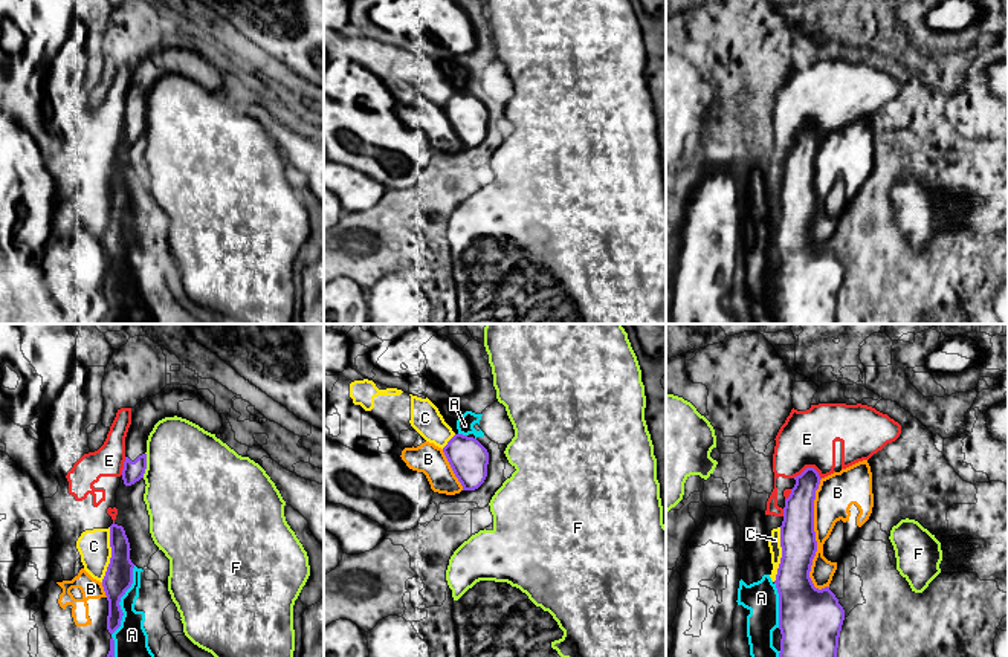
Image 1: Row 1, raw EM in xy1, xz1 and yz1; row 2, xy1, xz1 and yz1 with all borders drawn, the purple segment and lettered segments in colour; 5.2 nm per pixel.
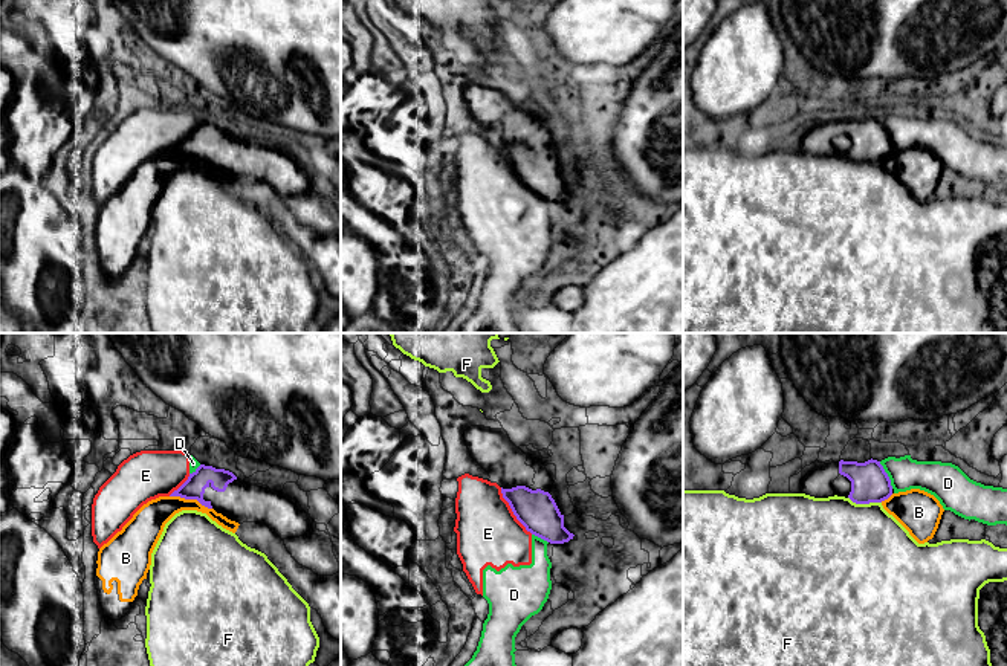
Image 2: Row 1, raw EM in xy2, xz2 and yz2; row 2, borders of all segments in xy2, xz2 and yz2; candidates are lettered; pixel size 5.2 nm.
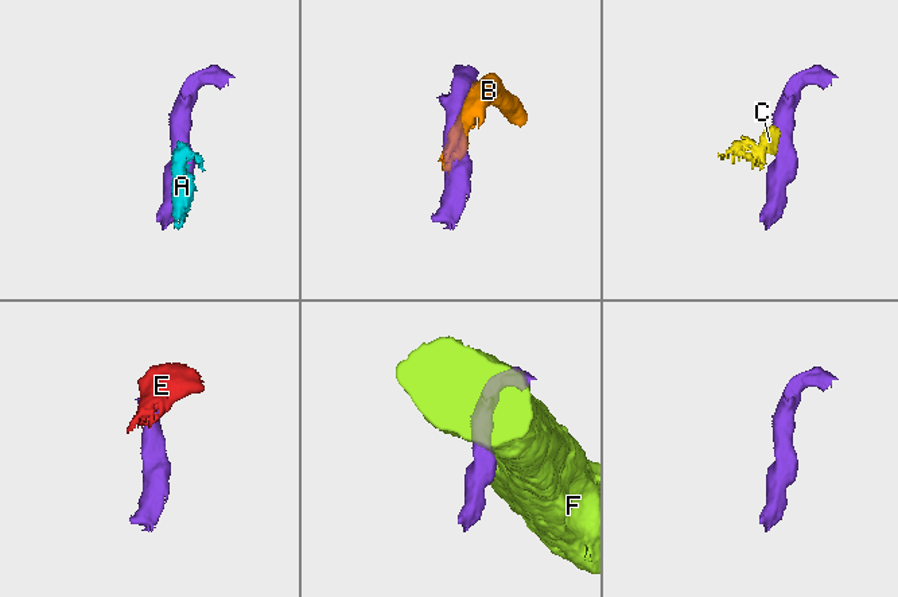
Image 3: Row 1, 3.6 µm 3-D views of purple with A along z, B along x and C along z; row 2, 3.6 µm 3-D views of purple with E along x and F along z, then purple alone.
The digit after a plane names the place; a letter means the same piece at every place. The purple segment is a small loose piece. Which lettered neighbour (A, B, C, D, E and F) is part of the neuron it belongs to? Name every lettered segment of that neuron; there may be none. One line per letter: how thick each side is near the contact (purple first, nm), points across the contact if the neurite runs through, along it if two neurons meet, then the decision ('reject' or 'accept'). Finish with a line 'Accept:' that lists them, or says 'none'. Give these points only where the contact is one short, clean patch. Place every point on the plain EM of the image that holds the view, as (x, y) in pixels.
A: 150/220 nm | reject
B: 190/200 nm | reject
C: 150/170 nm | along xy1 (110, 185), (110, 220), (101, 239) | reject
D: 200/180 nm | along yz2 (879, 119), (893, 145) | reject
E: 220/340 nm | reject
F: 200/480 nm | reject
Accept: none

